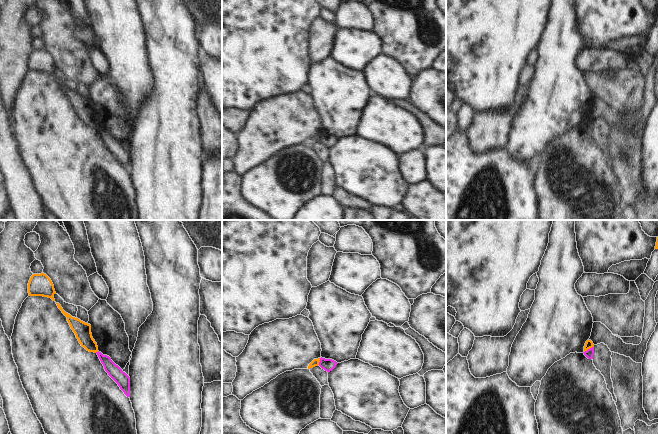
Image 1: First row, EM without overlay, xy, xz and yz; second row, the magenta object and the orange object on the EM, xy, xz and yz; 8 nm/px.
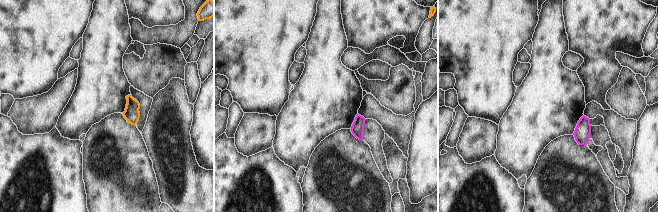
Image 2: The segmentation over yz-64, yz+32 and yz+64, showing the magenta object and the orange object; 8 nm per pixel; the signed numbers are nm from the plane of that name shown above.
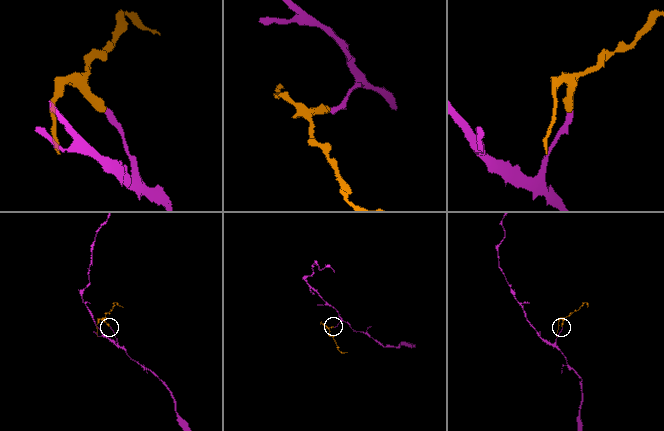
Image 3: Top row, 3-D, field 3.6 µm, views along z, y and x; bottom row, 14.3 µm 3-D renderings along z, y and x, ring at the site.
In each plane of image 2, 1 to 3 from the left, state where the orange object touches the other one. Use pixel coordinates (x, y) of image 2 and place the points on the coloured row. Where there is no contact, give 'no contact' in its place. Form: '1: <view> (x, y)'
1: no contact
2: no contact
3: no contact

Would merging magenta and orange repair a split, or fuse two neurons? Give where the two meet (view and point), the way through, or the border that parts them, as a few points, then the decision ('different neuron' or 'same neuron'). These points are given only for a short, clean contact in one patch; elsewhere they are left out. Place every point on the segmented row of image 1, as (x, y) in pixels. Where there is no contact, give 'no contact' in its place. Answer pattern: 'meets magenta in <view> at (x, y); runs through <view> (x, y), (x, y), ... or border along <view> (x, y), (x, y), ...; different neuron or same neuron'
meets magenta in yz at (588, 349); border along yz (593, 346), (584, 352); different neuron

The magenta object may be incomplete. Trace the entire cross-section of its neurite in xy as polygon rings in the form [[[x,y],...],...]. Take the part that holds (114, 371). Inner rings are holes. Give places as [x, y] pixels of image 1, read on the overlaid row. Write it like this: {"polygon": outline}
{"polygon": [[[96,352],[108,375],[118,384],[127,397],[130,397],[130,377],[116,365],[109,356]]]}

